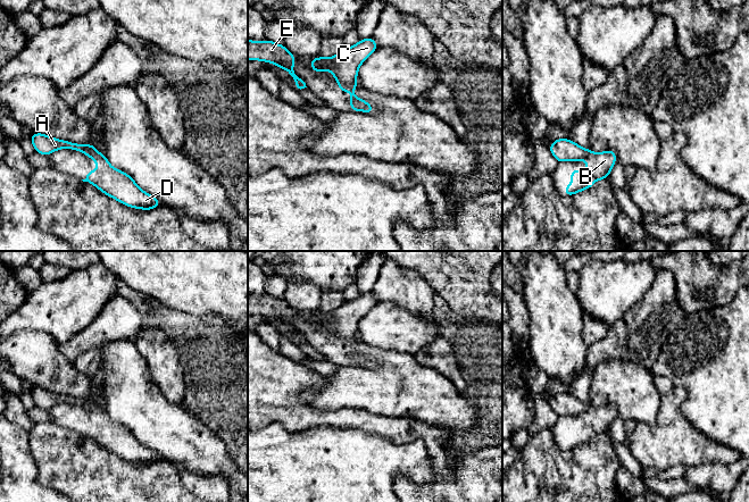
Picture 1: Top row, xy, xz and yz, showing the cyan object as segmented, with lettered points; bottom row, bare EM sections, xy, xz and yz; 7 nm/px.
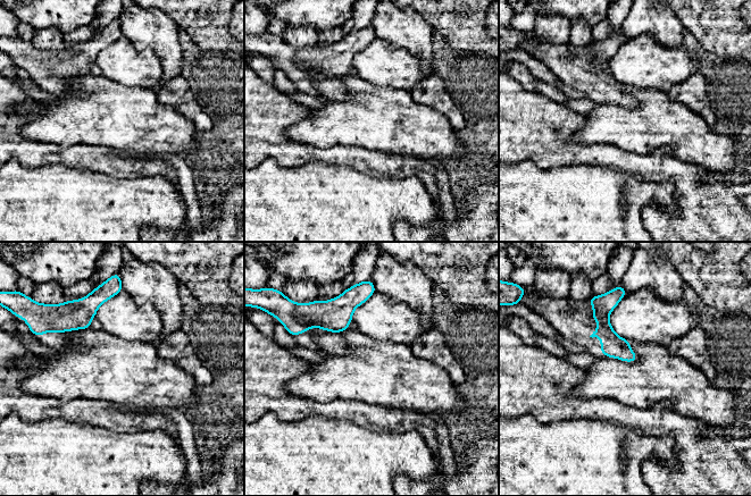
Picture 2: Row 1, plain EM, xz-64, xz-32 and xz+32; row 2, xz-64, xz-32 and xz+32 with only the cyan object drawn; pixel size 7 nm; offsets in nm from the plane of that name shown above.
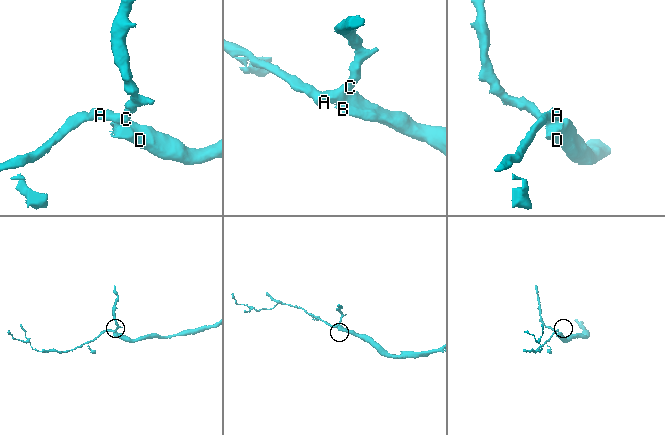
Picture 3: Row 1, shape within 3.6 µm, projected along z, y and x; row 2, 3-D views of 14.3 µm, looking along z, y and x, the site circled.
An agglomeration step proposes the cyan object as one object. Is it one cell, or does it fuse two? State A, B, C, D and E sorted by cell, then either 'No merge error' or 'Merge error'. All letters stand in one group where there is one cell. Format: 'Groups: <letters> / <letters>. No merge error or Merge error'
Groups: A C E / B D. Merge error

